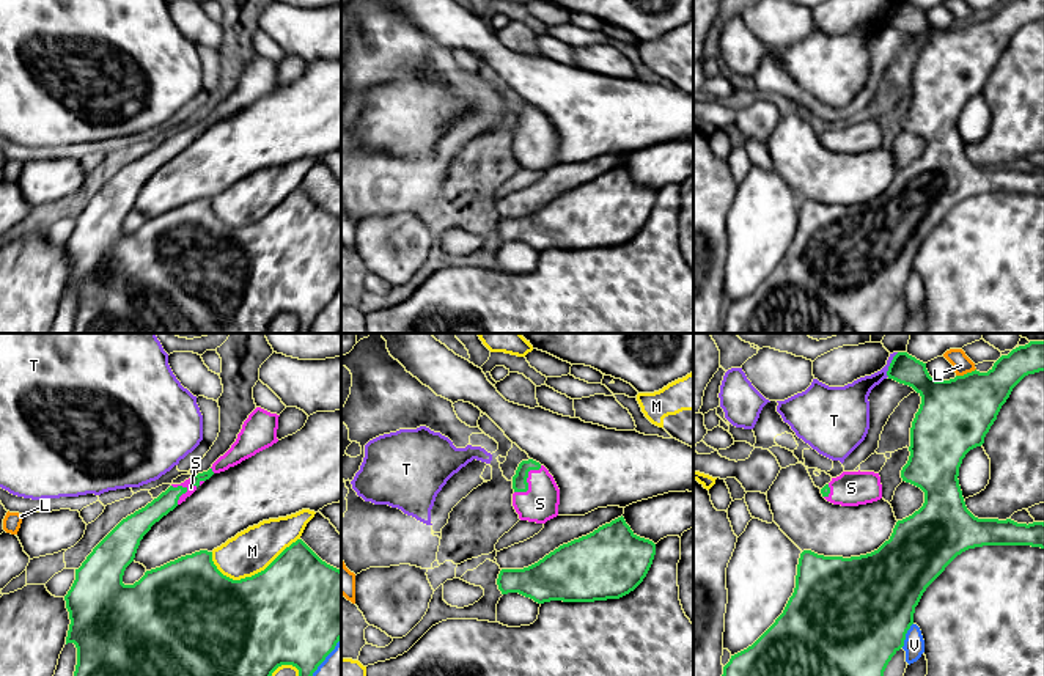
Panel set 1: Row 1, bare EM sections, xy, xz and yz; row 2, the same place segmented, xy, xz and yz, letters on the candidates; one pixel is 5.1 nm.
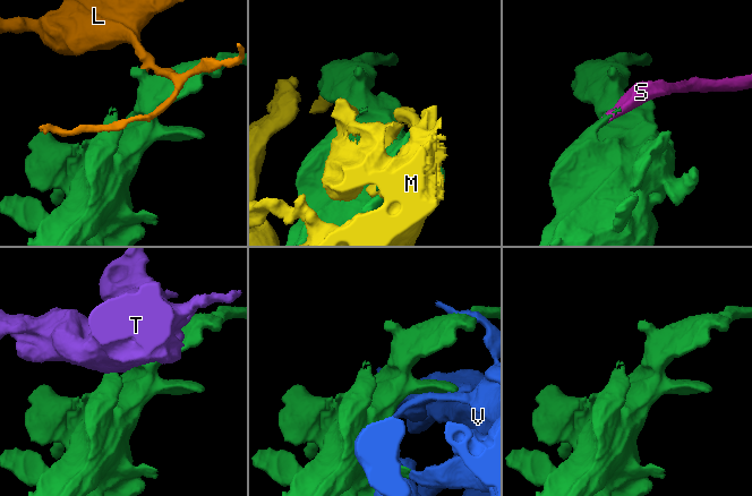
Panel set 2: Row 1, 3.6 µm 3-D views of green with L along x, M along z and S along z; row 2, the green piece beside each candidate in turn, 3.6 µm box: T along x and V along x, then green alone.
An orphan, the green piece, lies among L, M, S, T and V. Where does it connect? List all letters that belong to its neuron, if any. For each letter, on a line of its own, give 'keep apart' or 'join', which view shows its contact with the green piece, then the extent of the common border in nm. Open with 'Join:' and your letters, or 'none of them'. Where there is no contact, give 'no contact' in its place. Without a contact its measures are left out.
Join: S
L: keep apart; meets green in yz; contact 110 nm long
M: keep apart; meets green in xy; contact 460 nm long
S: join; meets green in xz; contact 200 nm long
T: keep apart; meets green in yz; contact 140 nm long
V: keep apart; meets green in yz; contact 140 nm long

